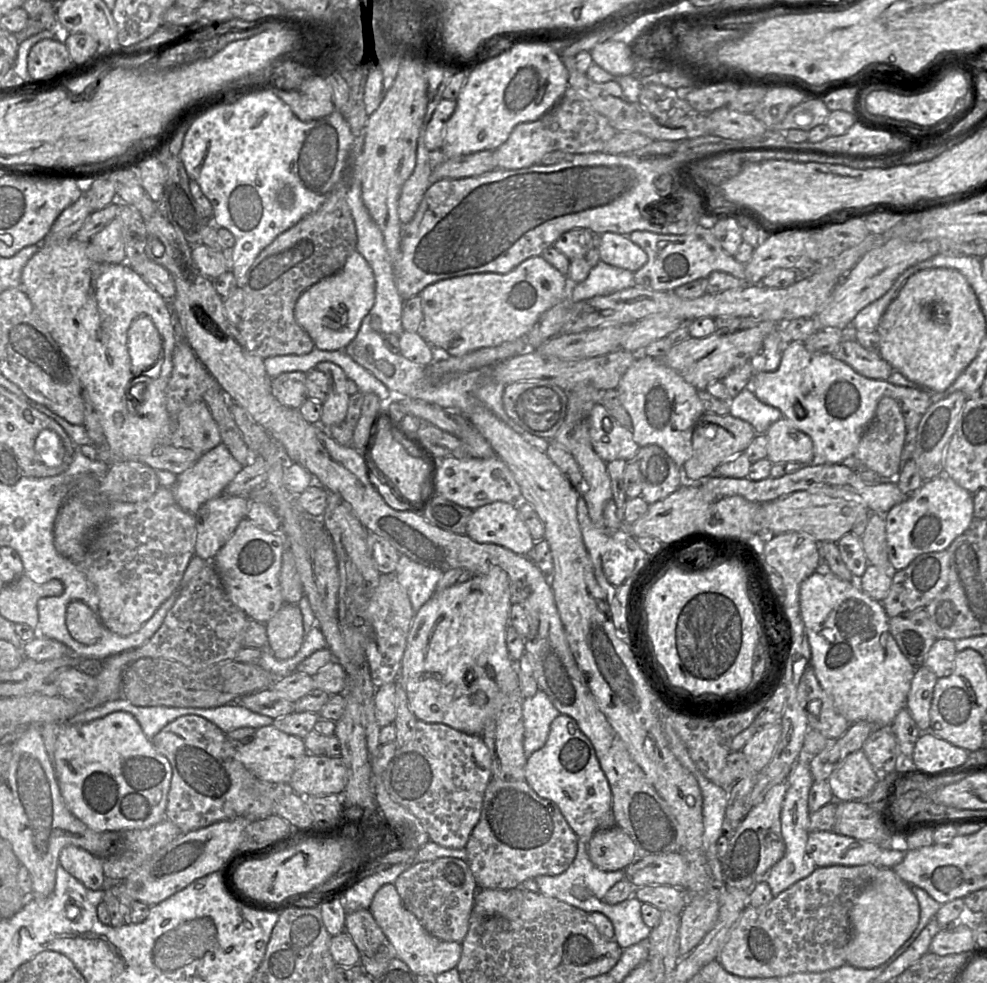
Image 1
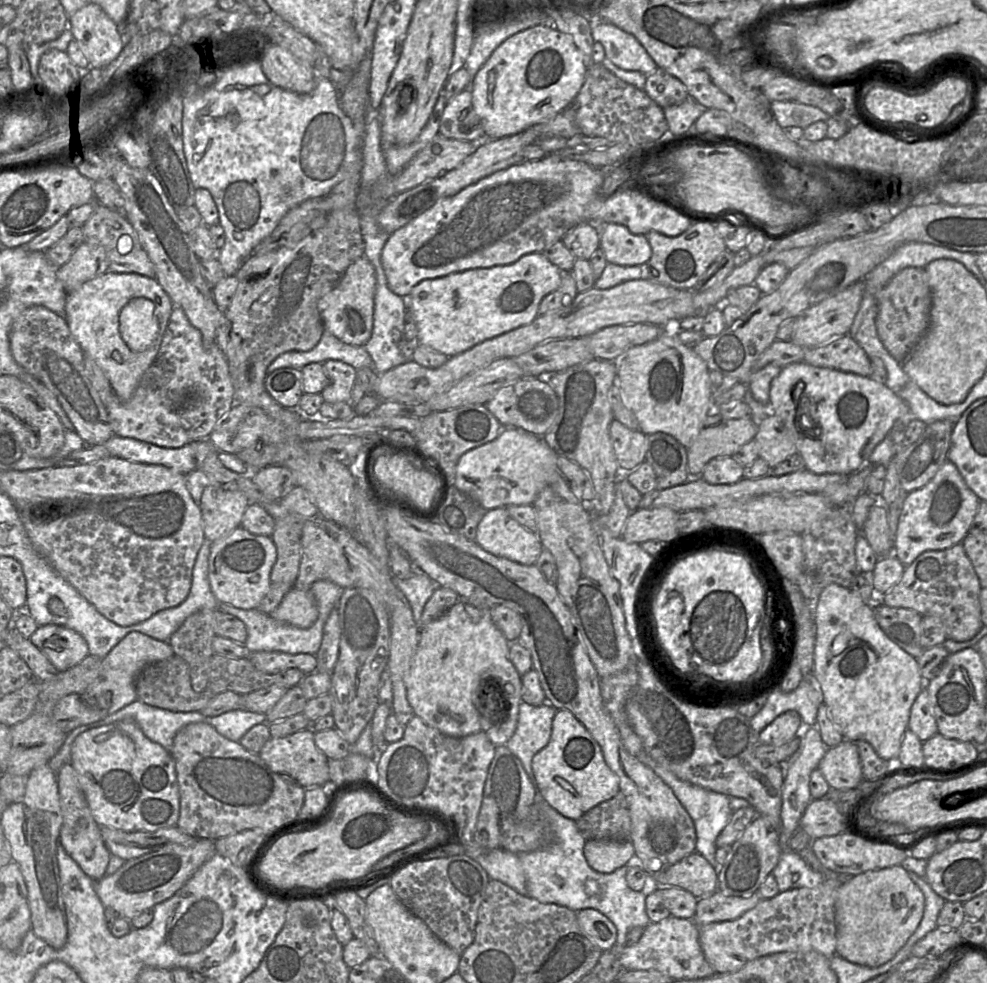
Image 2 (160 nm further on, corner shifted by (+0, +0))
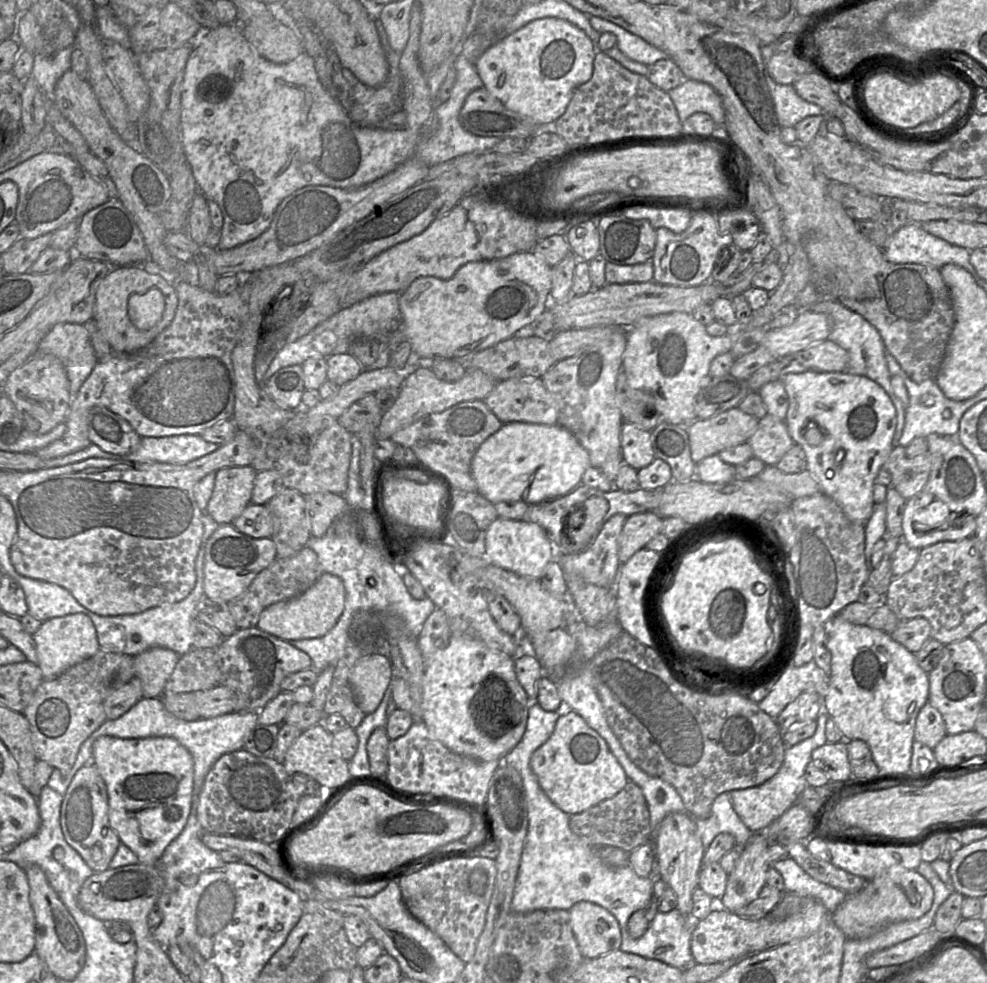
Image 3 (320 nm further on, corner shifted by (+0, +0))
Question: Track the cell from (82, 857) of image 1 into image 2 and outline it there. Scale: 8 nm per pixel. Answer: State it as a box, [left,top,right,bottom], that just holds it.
[56,765,111,881]

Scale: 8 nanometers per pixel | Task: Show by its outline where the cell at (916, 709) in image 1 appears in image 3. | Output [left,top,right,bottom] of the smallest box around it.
[914,702,947,749]

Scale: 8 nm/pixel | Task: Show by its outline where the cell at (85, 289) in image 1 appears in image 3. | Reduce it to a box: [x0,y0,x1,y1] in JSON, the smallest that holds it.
[93,265,177,353]

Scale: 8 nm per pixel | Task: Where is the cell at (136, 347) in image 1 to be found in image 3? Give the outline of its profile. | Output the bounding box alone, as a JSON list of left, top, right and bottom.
[128,288,164,331]

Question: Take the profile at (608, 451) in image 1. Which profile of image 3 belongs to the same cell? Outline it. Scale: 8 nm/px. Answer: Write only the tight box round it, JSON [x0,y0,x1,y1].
[621,422,655,470]

